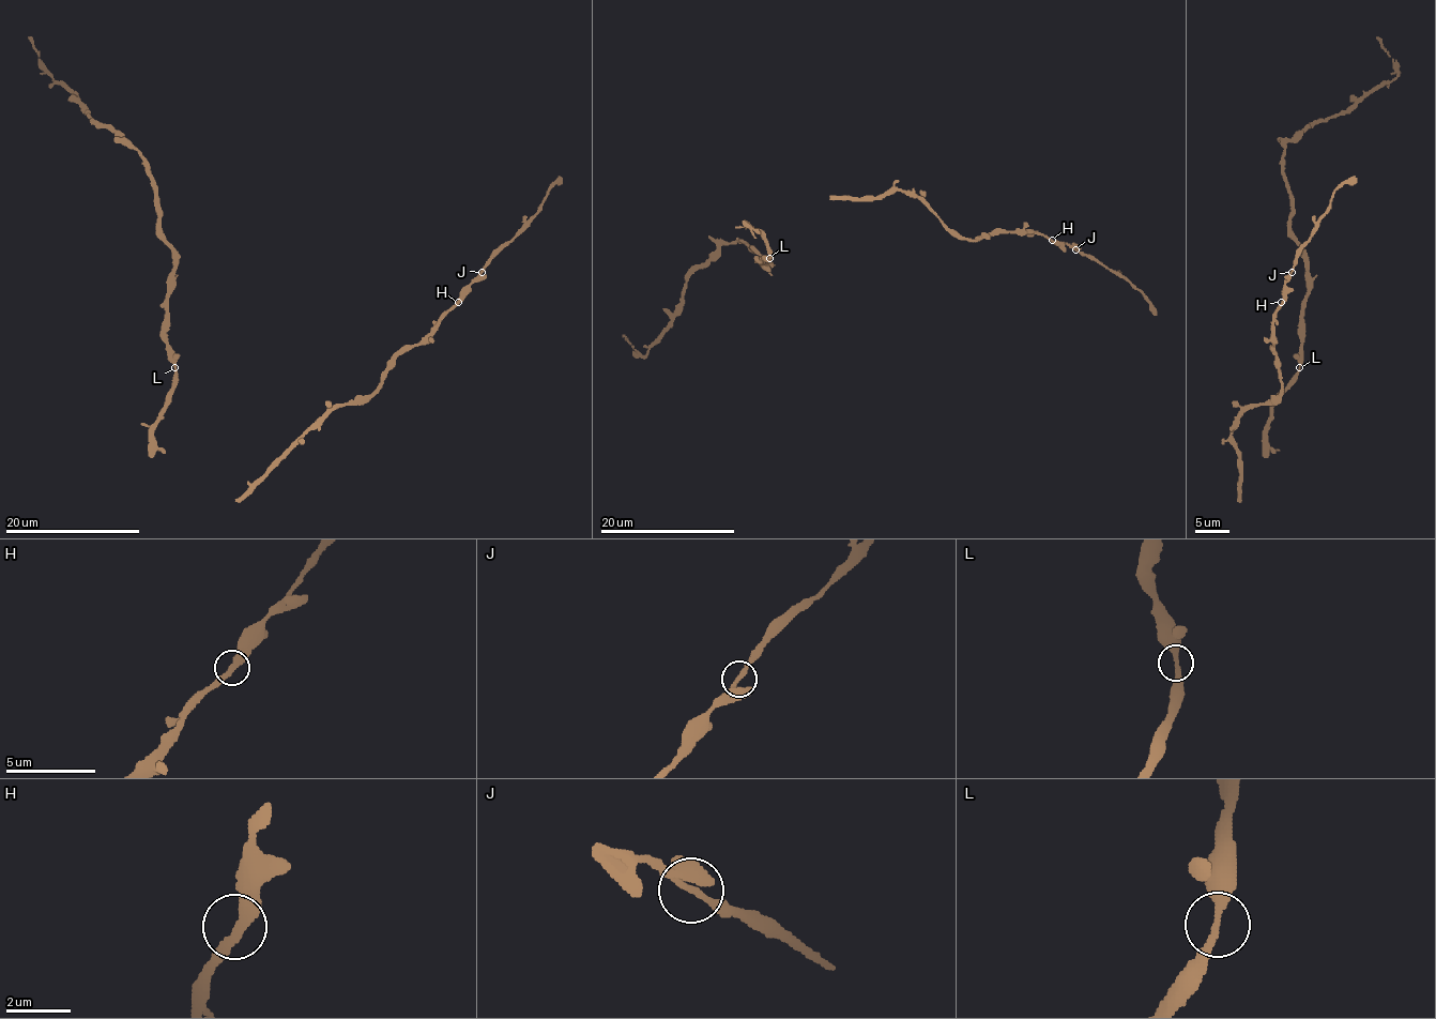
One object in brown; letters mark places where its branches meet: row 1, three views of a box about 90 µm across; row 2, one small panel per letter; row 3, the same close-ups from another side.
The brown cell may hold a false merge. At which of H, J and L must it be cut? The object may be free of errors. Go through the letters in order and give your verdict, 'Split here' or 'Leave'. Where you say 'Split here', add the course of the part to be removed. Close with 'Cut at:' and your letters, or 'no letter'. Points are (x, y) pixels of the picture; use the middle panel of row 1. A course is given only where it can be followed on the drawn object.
H: Leave
J: Leave
L: Leave
Cut at: no letter

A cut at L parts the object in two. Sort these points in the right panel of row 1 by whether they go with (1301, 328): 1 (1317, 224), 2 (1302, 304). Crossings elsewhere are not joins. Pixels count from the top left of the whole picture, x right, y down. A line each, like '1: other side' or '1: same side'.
1: other side
2: same side

